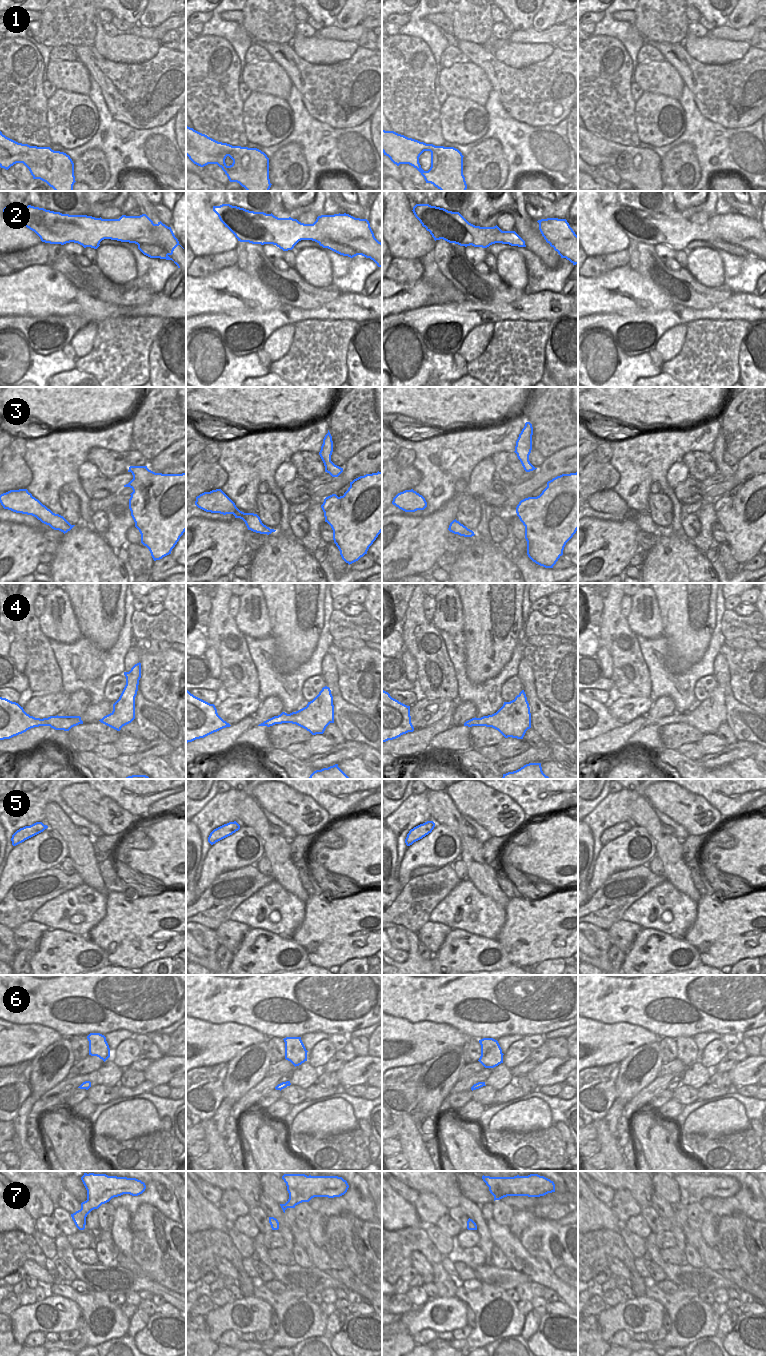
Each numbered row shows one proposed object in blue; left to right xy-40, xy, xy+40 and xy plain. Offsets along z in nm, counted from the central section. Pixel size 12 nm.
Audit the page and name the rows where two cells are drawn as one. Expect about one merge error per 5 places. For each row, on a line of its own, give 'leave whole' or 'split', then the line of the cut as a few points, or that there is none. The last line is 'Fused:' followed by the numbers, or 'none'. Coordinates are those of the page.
1: leave whole; cut none
2: split; cut xy (313, 240), (329, 239), (343, 243), (351, 246), (360, 254)
3: leave whole; cut none
4: leave whole; cut none
5: leave whole; cut none
6: leave whole; cut none
7: leave whole; cut none
Fused: 2

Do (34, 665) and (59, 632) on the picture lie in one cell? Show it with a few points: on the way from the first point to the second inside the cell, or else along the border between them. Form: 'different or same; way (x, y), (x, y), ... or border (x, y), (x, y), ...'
different; border (37, 618), (40, 630), (49, 638)

